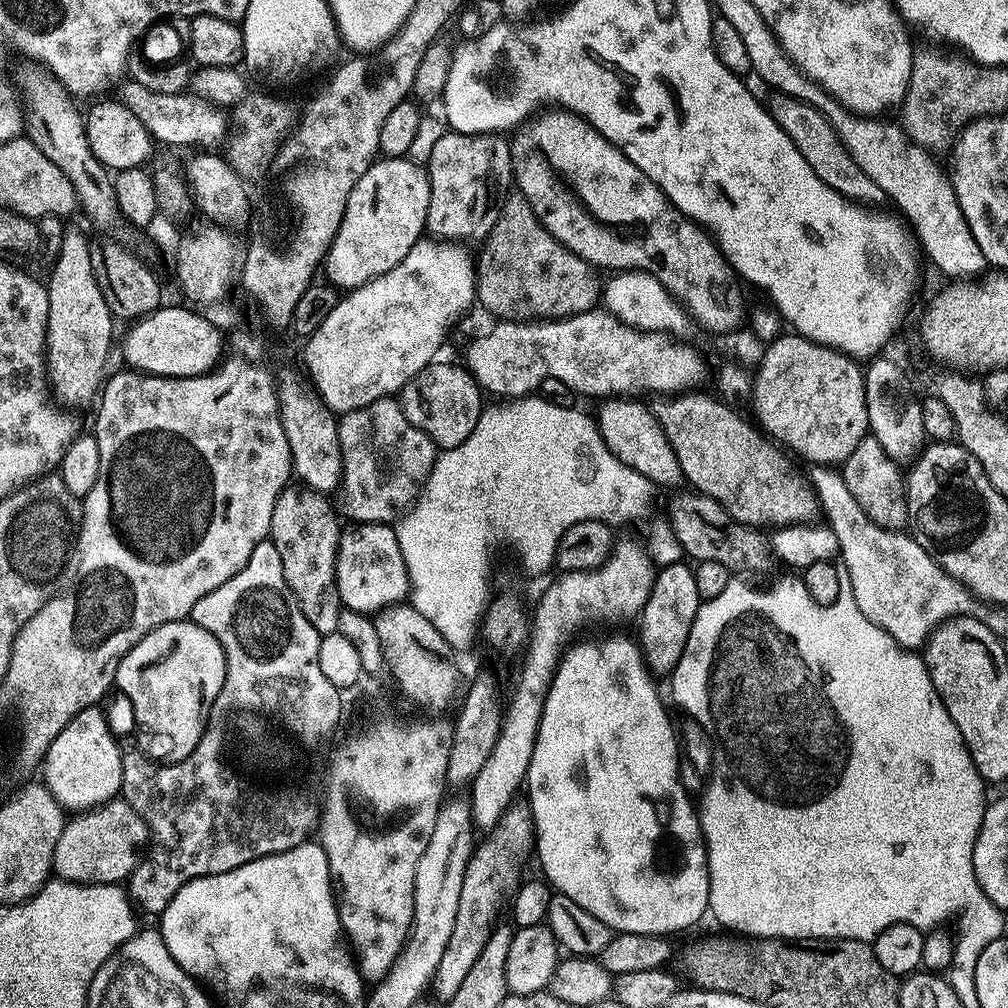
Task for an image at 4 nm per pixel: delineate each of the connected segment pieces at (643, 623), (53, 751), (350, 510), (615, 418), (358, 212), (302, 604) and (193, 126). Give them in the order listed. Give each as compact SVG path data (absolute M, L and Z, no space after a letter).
M665 564L657 571L650 598L644 603L638 617L639 654L643 659L644 668L656 678L667 677L676 669L678 658L682 658L682 650L686 646L686 638L690 638L690 626L694 626L694 618L702 603L698 594L698 584L694 582L694 571L691 567L687 568L686 564Z
M99 707L83 708L54 738L44 756L42 783L64 810L91 810L113 799L122 788L122 748L116 745Z
M392 398L376 400L366 411L355 408L343 413L338 427L346 473L342 484L345 514L352 522L392 524L419 497L438 455L436 443L411 424Z
M608 398L603 401L598 415L598 427L600 436L606 442L606 446L626 466L638 470L646 478L650 478L653 484L672 488L682 480L680 463L662 426L658 422L655 411L647 408L636 398Z
M380 158L369 164L366 174L362 174L354 190L350 190L338 234L328 248L322 265L323 271L328 271L327 279L337 287L351 290L394 270L394 266L398 266L398 262L402 262L402 258L406 258L406 254L410 254L413 246L425 235L429 210L430 182L428 169L423 163L411 158Z
M289 486L278 494L274 502L274 518L270 518L270 539L278 550L278 558L282 558L282 574L290 594L298 602L298 610L306 614L306 622L318 630L320 637L329 636L338 629L340 617L340 591L336 585L336 546L340 541L342 524L336 521L336 512L327 495L316 492L310 487Z
M130 78L125 79L125 84L121 86L118 99L126 110L130 110L146 126L146 130L151 134L153 141L162 140L166 144L204 144L200 146L212 146L216 140L220 141L226 134L226 118L219 113L221 112L217 105L206 102L202 98L191 94L158 94L154 90L146 90L142 82L134 82Z

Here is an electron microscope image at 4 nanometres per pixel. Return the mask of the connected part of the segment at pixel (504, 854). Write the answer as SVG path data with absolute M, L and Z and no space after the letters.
M521 798L508 805L502 818L492 828L487 829L484 841L475 845L470 862L466 866L466 878L462 878L462 898L458 898L458 914L454 918L454 930L450 930L450 942L446 942L446 954L434 977L435 983L452 993L462 986L470 966L492 937L492 929L497 927L500 911L505 911L510 897L522 883L520 871L524 868L528 856L533 855L536 842L536 823L532 805Z

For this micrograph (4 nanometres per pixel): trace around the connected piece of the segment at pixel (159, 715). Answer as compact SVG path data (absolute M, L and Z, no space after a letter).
M191 619L175 620L169 624L158 626L154 630L150 630L150 634L142 637L138 643L131 648L127 654L120 660L120 665L116 671L115 687L120 688L120 692L126 699L132 703L132 716L136 719L136 724L140 727L140 744L139 751L143 752L150 760L163 762L165 764L177 764L179 760L184 760L198 746L202 734L204 733L204 725L208 722L208 712L212 709L214 698L218 698L222 686L224 685L224 675L226 674L226 662L224 661L224 651L218 642L218 638L214 638L214 634L210 634L202 626L192 623Z

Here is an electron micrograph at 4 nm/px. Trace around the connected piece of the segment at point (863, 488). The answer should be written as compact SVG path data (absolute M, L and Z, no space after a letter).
M869 434L862 438L862 442L858 442L858 446L854 446L854 454L850 454L850 458L844 460L842 475L846 490L854 494L854 502L862 506L864 513L875 524L889 530L900 530L909 523L908 494L901 465L895 464L890 454L882 450L878 438Z

